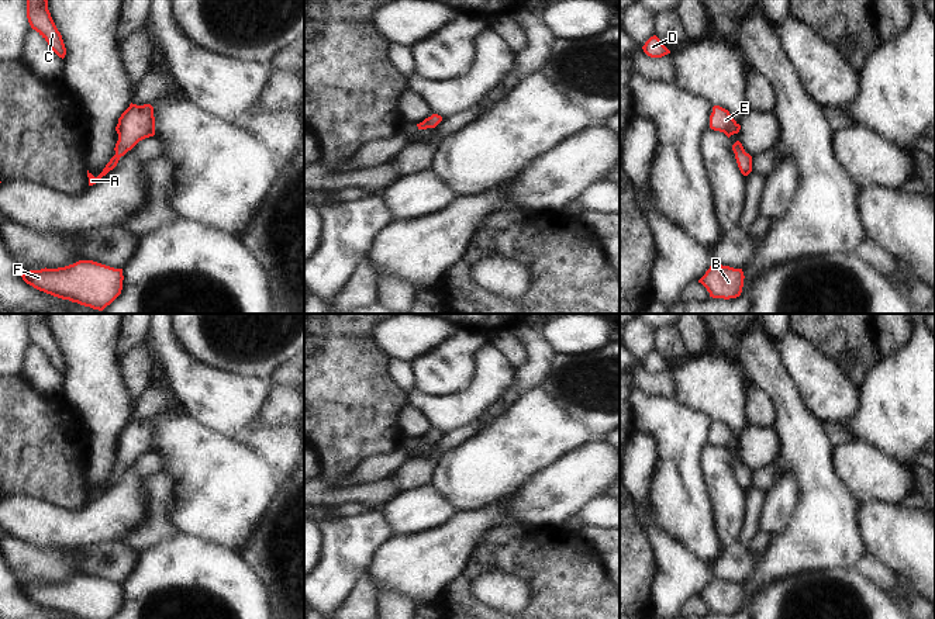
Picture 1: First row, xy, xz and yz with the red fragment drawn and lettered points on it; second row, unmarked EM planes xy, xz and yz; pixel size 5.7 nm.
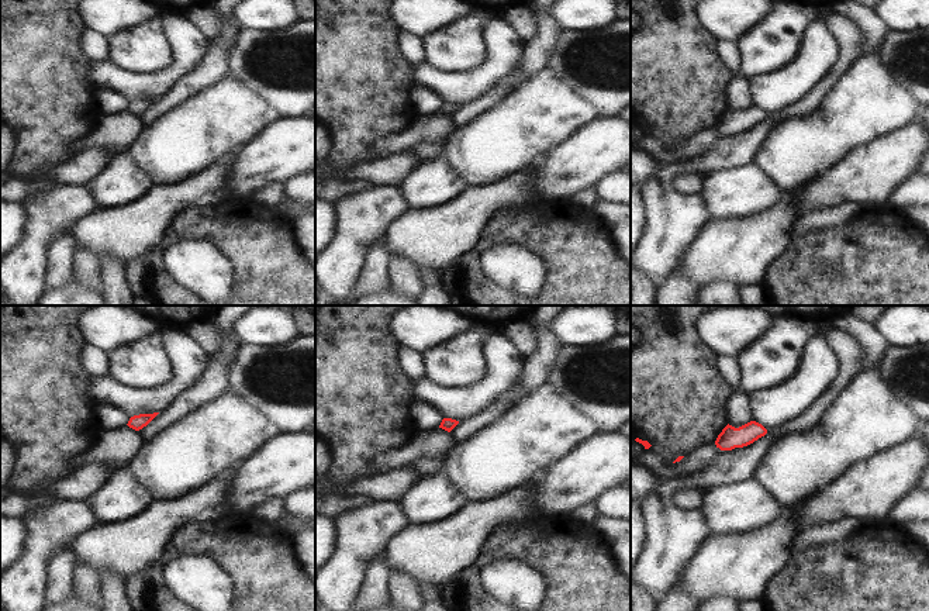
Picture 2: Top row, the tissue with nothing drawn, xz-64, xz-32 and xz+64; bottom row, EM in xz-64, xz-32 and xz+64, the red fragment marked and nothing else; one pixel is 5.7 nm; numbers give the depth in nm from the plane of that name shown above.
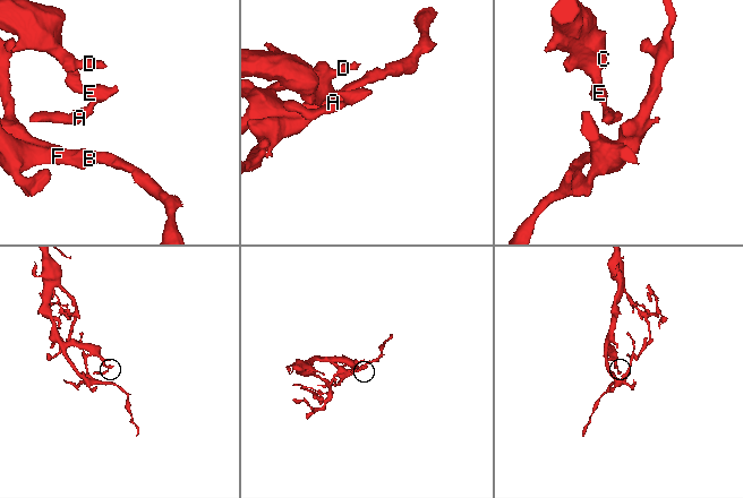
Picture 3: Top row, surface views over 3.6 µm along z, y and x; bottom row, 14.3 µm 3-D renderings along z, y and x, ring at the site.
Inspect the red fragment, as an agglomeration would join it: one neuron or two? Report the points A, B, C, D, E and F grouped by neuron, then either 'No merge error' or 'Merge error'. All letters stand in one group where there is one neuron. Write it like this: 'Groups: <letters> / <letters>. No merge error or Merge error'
Groups: A B C D E F. No merge error.

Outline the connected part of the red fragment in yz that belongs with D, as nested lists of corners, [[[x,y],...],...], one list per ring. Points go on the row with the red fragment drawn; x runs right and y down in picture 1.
[[[656,35],[651,37],[645,42],[642,49],[651,58],[662,58],[662,56],[670,53],[670,51],[662,44],[662,41]]]

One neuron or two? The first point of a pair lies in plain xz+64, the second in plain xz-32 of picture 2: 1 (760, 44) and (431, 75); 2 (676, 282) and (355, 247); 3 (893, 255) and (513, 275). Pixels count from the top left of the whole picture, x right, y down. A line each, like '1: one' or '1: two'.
1: two
2: two
3: two

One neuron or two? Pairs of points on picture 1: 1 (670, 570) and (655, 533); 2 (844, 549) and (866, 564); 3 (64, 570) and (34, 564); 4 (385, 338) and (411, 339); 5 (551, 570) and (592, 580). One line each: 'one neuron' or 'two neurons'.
1: one neuron
2: two neurons
3: one neuron
4: one neuron
5: one neuron

